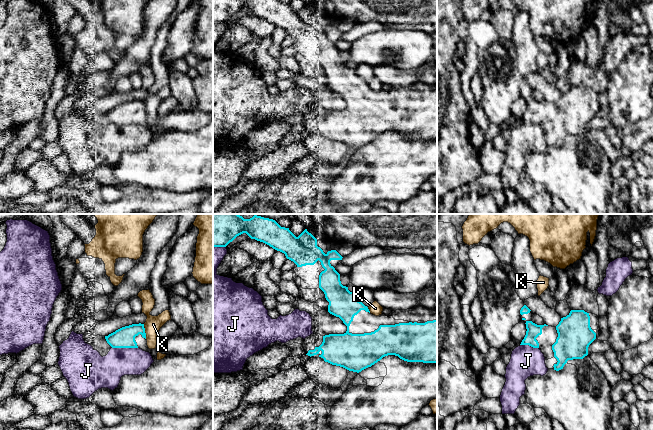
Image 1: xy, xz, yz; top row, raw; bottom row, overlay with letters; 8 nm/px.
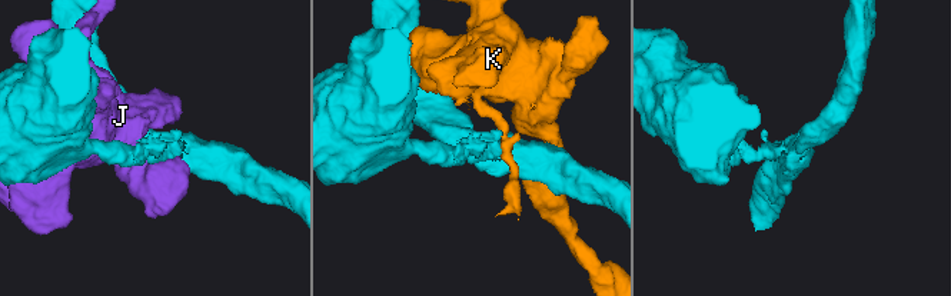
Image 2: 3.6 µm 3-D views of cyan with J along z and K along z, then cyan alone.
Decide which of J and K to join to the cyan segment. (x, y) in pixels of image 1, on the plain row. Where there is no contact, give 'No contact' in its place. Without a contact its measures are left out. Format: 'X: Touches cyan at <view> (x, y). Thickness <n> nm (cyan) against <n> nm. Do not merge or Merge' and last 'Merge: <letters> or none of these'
J: Touches cyan at xy (124, 123). Thickness 160 nm (cyan) against 260 nm. Do not merge
K: Touches cyan at xy (144, 107). Thickness 160 nm (cyan) against 130 nm. Do not merge
Merge: none of these

